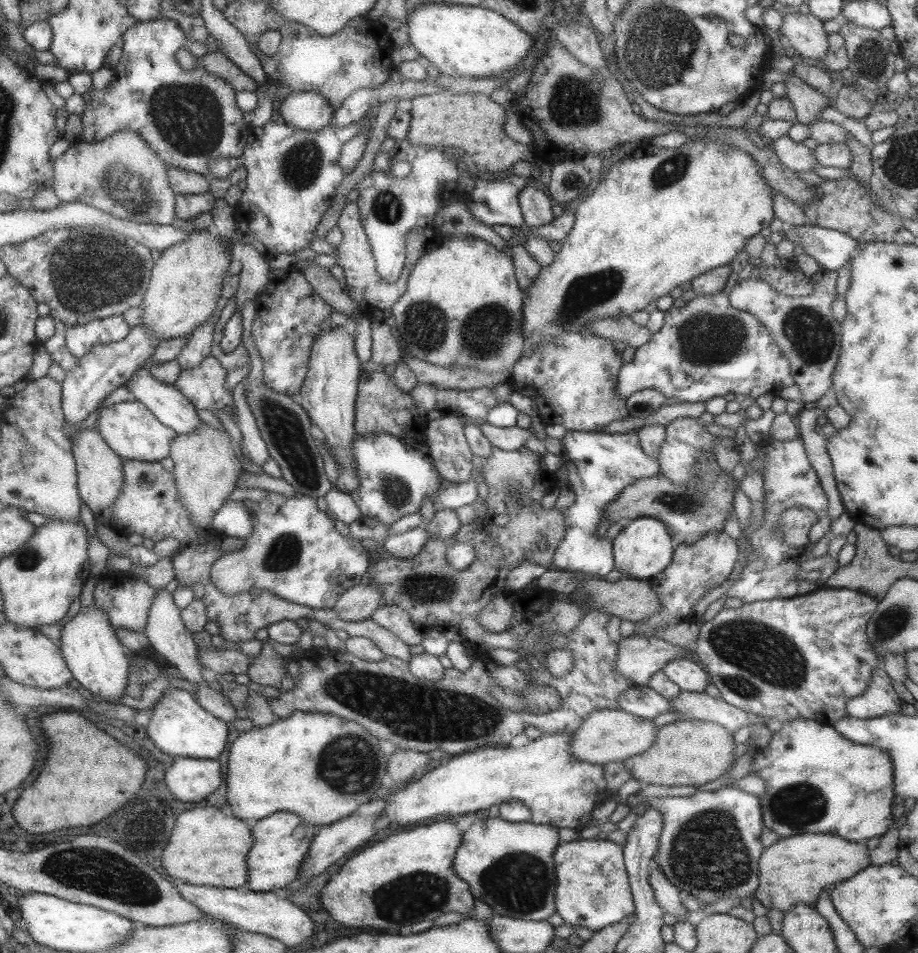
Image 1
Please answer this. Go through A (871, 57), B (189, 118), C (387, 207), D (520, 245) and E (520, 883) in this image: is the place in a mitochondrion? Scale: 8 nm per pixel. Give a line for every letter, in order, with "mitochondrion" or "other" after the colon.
A: mitochondrion
B: mitochondrion
C: mitochondrion
D: other
E: mitochondrion

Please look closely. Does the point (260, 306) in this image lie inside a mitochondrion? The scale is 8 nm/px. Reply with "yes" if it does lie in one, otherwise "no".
no

